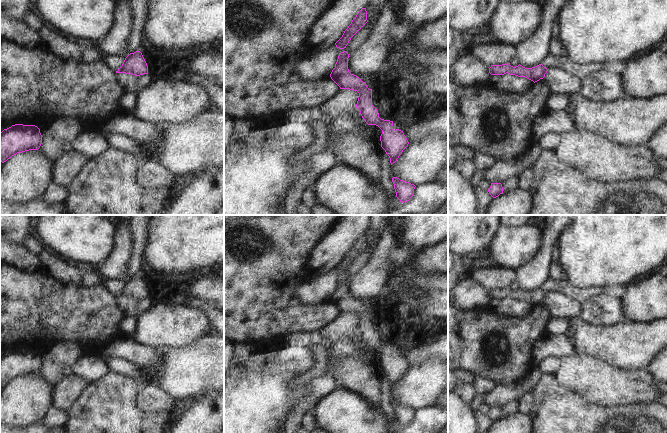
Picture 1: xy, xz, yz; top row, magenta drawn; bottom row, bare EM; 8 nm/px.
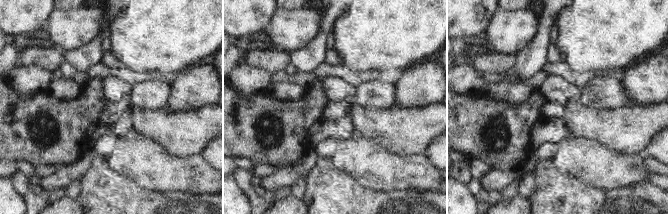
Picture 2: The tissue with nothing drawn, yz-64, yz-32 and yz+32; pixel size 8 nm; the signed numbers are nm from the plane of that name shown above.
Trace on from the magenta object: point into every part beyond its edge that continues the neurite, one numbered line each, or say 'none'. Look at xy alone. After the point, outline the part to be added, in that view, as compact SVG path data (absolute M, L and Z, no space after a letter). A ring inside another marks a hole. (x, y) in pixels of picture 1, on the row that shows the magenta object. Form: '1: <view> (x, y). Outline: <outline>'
none

